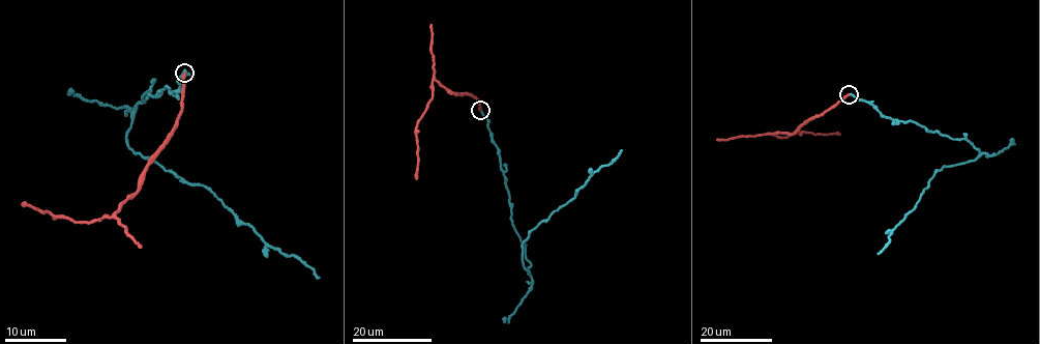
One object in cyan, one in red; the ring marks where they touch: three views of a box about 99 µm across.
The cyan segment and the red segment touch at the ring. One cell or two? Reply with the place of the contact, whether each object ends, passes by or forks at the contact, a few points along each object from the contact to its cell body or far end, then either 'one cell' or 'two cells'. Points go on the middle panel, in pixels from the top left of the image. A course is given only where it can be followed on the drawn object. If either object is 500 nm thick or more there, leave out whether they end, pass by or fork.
(480, 110) | cyan ends | red ends | cyan via (480, 110), (497, 146), (530, 273), (523, 250), (529, 231), (622, 150) | red via (480, 110), (479, 102), (472, 95), (456, 95), (434, 80), (433, 97), (416, 130), (416, 179) | two cells

